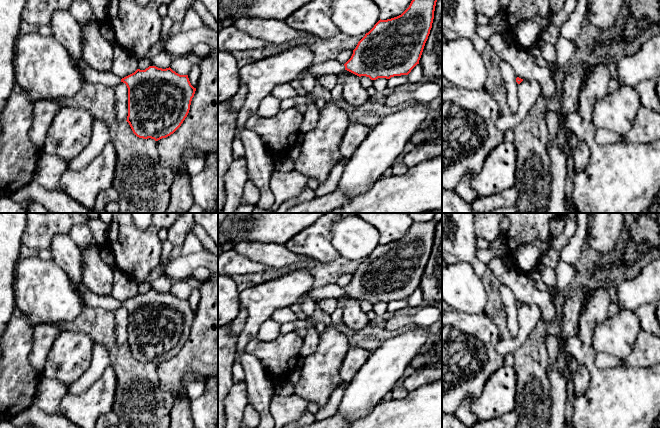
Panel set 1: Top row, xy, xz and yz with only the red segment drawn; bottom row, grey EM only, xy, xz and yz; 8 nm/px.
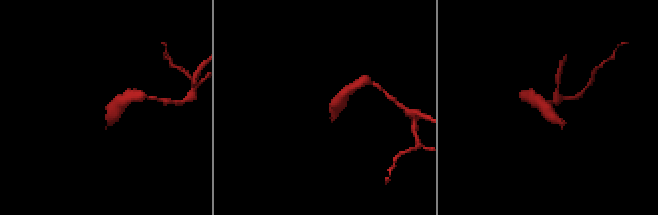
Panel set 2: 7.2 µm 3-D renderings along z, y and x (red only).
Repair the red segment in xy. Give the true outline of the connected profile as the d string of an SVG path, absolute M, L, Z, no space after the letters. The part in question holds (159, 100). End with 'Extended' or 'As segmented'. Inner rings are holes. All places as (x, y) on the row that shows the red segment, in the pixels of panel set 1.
M82 59L78 60L78 66L85 82L99 83L107 87L114 87L123 82L128 88L128 116L133 133L143 139L158 141L173 134L187 117L194 88L188 75L180 75L170 67L166 69L149 66L145 70L137 69L134 73L120 79L111 71L97 71L89 67Z. Extended

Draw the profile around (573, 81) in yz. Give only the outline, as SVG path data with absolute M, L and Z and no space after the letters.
M577 62L576 65L568 67L562 82L562 89L559 92L559 101L561 106L559 112L559 125L565 135L564 153L566 154L567 158L571 154L568 146L568 136L570 134L570 130L566 126L563 118L568 114L578 112L580 90L592 66L593 63L588 64L584 62Z

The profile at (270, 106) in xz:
M268 95L261 101L256 114L261 117L273 117L282 110L280 104L280 99Z

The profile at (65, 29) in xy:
M69 10L55 11L51 18L50 28L52 36L68 50L73 58L82 59L82 29Z

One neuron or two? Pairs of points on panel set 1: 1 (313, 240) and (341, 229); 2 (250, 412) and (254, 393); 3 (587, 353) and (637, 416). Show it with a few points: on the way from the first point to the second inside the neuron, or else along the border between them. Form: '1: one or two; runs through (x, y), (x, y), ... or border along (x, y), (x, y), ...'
1: two; border along (332, 223), (330, 228), (331, 244), (339, 255)
2: two; border along (248, 403), (258, 412), (260, 417)
3: one; runs through (593, 369), (598, 377), (621, 400)

